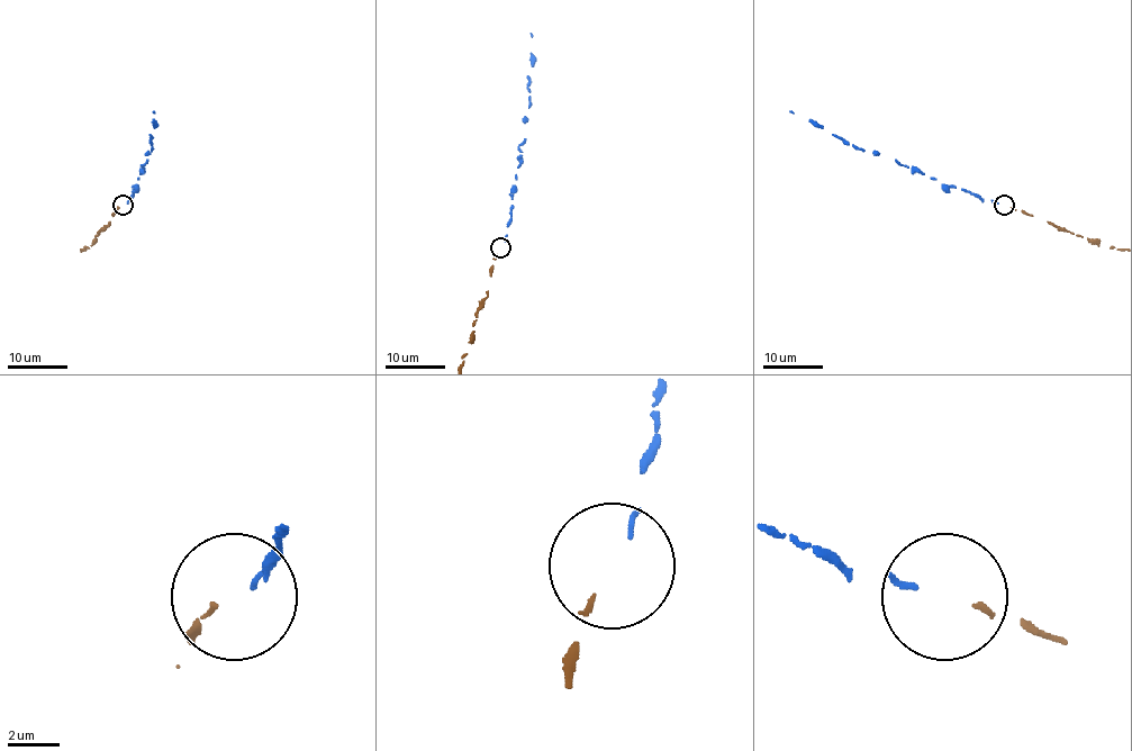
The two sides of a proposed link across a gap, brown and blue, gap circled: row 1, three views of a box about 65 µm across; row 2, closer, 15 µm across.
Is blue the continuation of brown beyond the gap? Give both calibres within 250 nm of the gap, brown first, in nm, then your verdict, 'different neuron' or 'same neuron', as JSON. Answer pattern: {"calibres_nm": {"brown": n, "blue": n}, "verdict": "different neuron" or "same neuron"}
{"calibres_nm": {"brown": 190, "blue": 200}, "verdict": "same neuron"}

